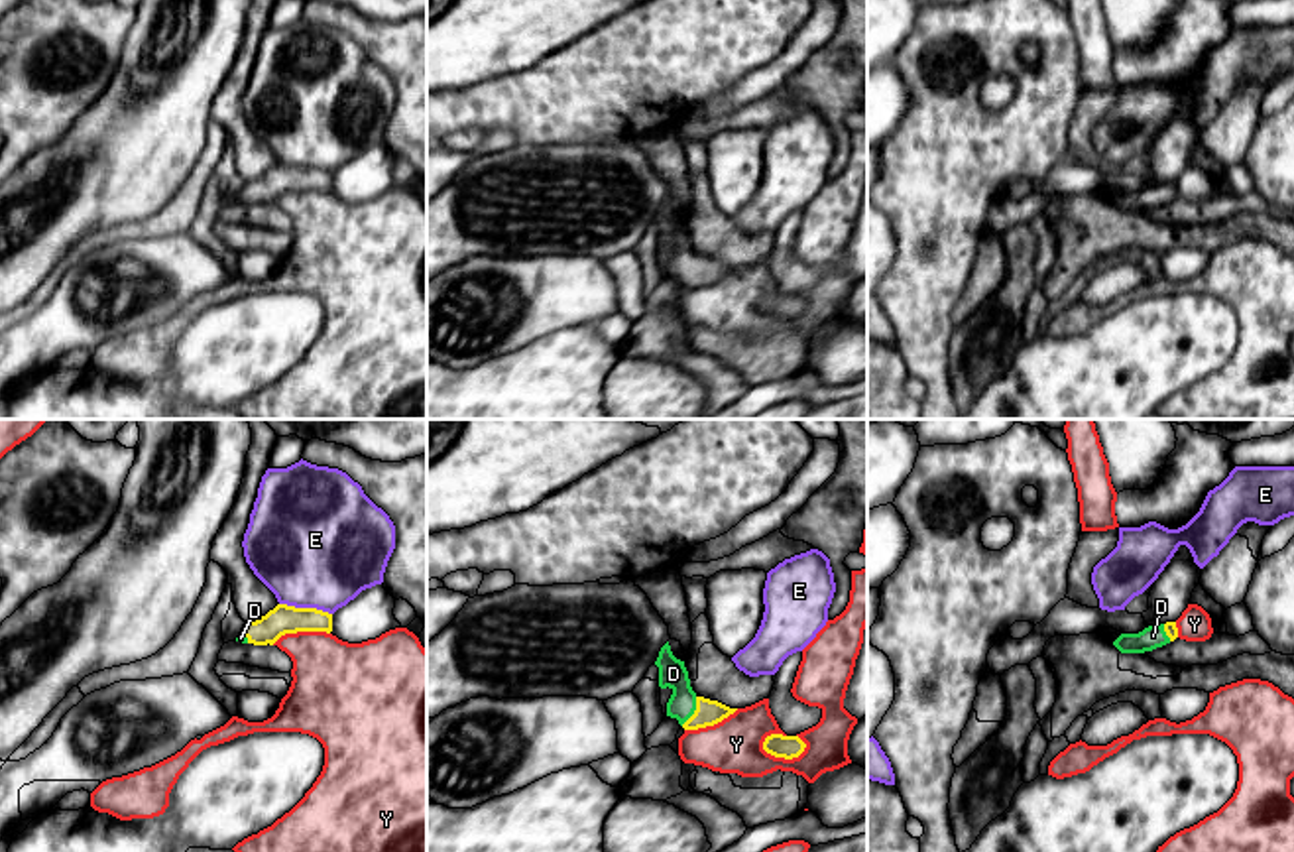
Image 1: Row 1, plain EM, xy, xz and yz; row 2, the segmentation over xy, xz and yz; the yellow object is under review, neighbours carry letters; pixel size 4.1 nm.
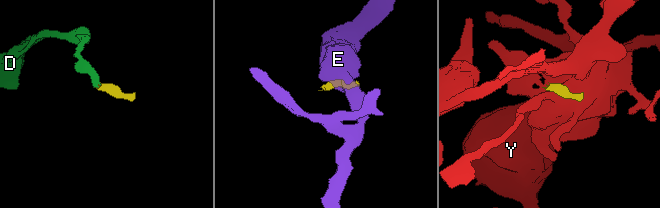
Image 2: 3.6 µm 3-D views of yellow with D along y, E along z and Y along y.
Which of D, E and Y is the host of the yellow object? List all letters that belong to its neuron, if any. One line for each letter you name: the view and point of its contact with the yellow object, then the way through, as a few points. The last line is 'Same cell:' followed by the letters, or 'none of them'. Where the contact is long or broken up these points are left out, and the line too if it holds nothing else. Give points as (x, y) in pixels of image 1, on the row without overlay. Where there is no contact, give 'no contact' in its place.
D: xz (695, 270) | across xz (708, 272), (695, 270), (683, 258), (673, 233)
Same cell: D

